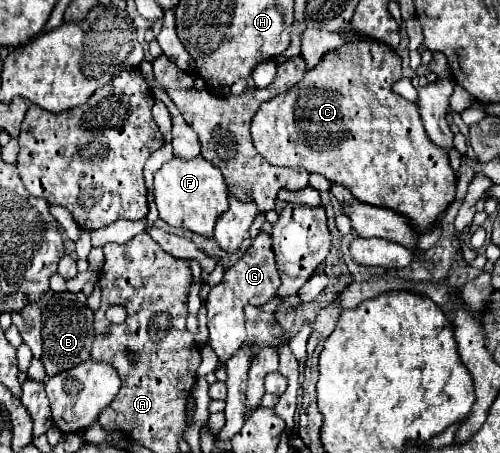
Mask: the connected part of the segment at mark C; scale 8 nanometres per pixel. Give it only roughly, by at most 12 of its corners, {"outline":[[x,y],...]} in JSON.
{"outline":[[338,33],[260,105],[254,147],[422,233],[454,201],[448,153],[380,41]]}

